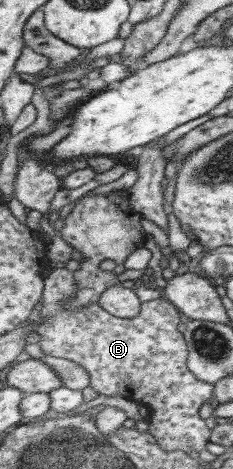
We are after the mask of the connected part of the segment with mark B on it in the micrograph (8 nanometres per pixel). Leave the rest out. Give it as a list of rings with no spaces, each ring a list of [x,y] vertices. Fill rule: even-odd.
[[[62,267],[46,273],[46,290],[42,296],[40,313],[43,324],[37,333],[41,336],[38,345],[45,355],[67,359],[80,365],[90,377],[90,387],[106,397],[120,396],[127,401],[142,403],[150,410],[147,432],[157,440],[159,449],[163,451],[182,451],[199,453],[205,449],[209,440],[211,425],[198,415],[199,406],[204,402],[212,402],[213,385],[201,383],[186,366],[186,340],[177,332],[179,312],[163,298],[141,303],[139,316],[127,320],[113,316],[103,309],[99,302],[81,308],[81,310],[65,310],[66,300],[78,292],[76,271]]]

